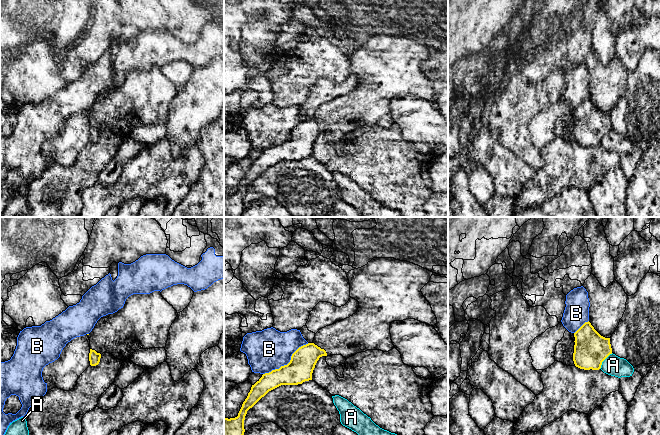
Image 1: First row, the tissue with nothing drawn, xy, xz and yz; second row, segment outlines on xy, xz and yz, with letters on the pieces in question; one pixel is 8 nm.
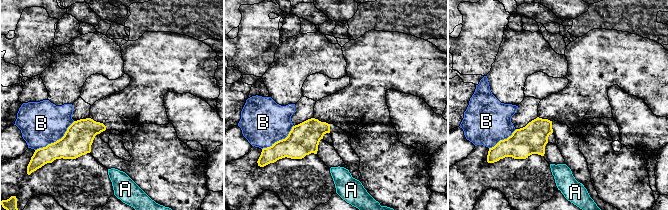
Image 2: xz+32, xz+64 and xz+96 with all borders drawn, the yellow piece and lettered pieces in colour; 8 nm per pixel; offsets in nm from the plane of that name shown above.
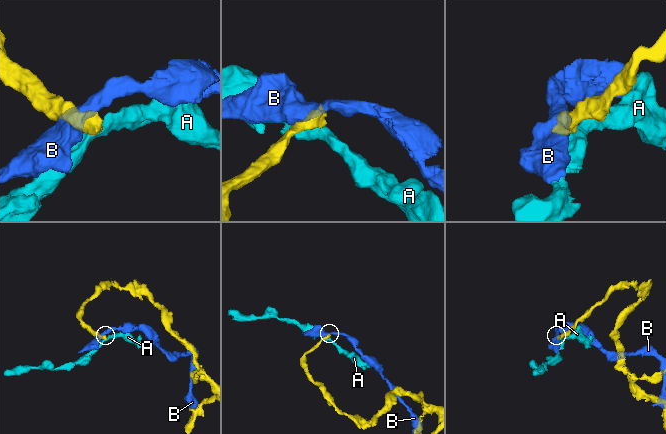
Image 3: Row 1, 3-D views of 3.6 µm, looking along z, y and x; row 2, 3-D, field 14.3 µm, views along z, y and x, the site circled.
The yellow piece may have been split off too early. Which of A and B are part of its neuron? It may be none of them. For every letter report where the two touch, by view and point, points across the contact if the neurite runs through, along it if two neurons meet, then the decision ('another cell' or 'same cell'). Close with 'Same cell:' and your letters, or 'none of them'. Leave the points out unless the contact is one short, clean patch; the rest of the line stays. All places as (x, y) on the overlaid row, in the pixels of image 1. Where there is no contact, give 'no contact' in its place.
A: contact yz (604, 359); border yz (612, 353), (602, 362), (599, 368); another cell
B: contact xz (288, 363); another cell
Same cell: none of them

